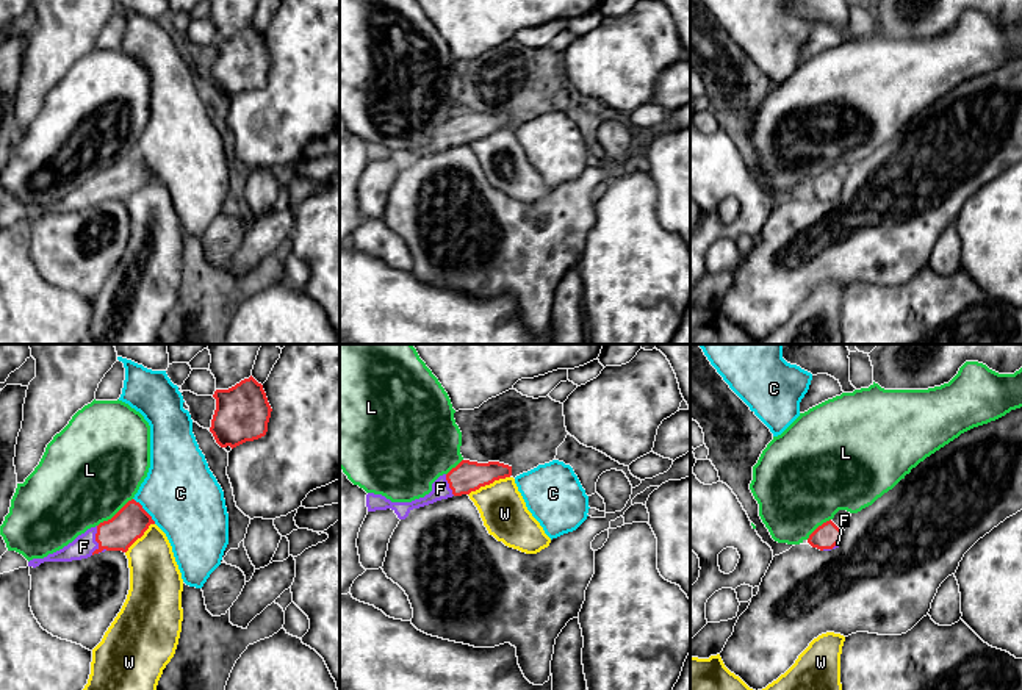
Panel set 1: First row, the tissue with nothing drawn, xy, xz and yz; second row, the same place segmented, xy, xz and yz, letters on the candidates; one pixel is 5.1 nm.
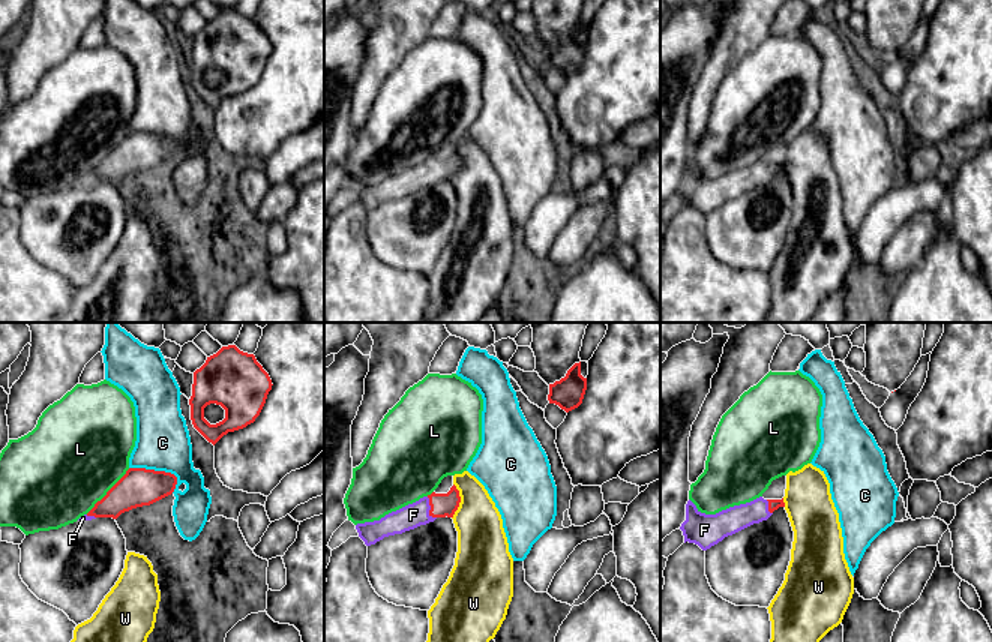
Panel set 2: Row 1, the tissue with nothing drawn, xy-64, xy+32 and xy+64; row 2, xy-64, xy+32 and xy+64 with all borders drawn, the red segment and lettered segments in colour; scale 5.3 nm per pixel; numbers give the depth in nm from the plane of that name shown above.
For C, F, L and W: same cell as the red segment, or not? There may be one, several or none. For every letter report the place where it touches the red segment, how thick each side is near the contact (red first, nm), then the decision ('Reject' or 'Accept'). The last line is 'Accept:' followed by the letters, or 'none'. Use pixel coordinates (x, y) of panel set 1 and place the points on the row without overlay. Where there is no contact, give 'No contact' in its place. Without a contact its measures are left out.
C: Touches red at xy (144, 160). Thickness 180 nm (red) against 380 nm. Reject
F: Touches red at xy (96, 190). Thickness 180 nm (red) against 120 nm. Accept
L: Touches red at xy (116, 163). Thickness 180 nm (red) against 480 nm. Reject
W: Touches red at xz (489, 133). Thickness 160 nm (red) against 240 nm. Reject
Accept: F

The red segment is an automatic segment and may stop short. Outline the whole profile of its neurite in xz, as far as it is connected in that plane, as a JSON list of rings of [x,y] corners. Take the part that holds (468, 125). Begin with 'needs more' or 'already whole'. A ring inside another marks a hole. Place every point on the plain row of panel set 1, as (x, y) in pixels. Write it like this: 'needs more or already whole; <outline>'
needs more; [[[462,110],[448,124],[440,125],[432,133],[432,141],[424,147],[415,149],[412,152],[391,152],[382,144],[368,142],[366,156],[368,161],[391,158],[399,169],[405,169],[413,158],[419,158],[452,146],[470,144],[480,136],[510,125],[512,116],[499,111],[477,113]]]

